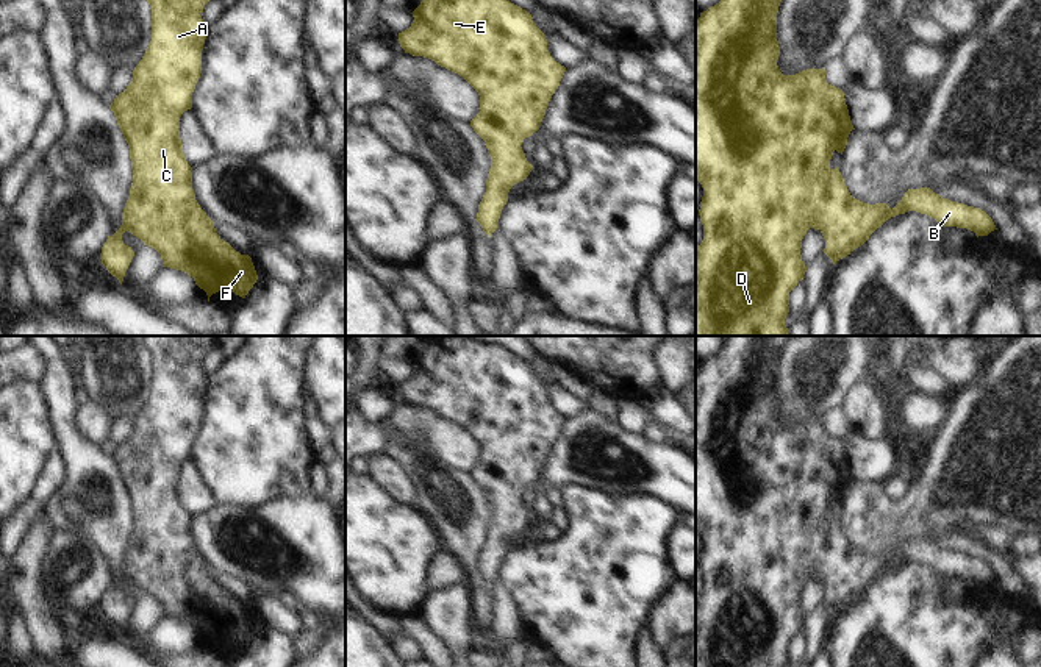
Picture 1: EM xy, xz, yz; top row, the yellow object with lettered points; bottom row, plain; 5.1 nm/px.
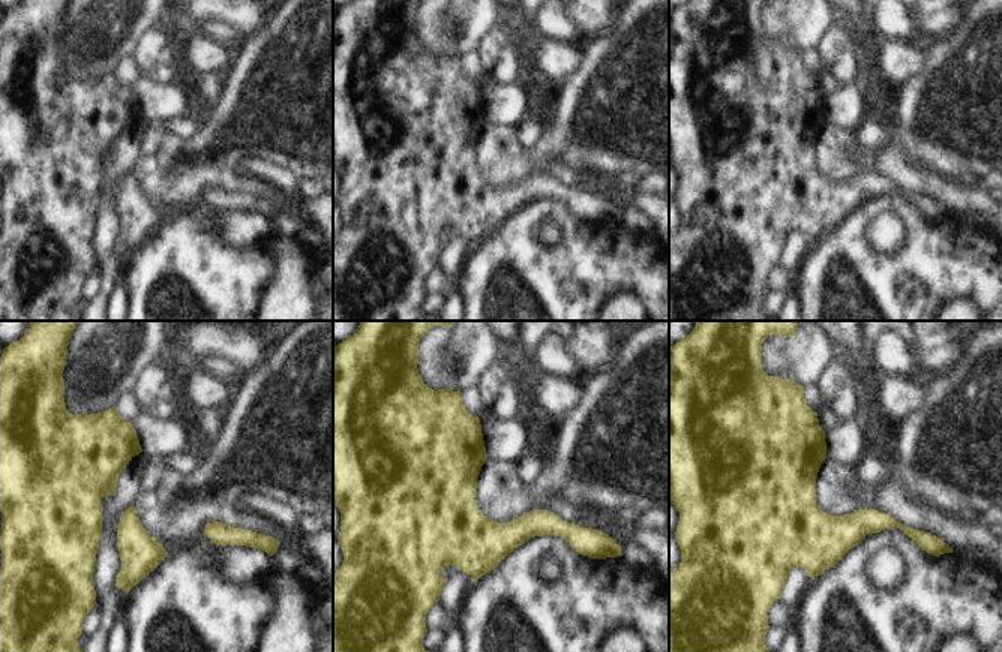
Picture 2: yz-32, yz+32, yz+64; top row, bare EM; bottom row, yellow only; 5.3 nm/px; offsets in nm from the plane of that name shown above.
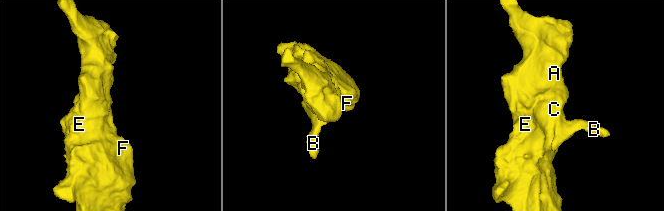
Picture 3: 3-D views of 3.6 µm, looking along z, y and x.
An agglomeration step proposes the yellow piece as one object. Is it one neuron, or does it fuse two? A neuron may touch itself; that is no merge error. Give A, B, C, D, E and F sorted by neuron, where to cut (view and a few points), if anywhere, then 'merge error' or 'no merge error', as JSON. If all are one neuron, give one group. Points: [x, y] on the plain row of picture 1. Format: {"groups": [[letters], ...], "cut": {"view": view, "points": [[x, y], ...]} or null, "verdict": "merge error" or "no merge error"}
{"groups": [["A", "B", "C", "D", "E", "F"]], "cut": null, "verdict": "no merge error"}

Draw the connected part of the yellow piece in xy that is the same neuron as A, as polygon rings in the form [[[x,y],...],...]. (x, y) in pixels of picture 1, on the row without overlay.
[[[141,336],[152,358],[152,391],[133,420],[131,433],[109,455],[128,494],[133,519],[130,545],[122,562],[122,575],[108,586],[100,609],[106,620],[122,634],[134,606],[122,584],[131,583],[155,598],[163,617],[181,620],[209,647],[231,640],[245,648],[258,630],[249,605],[241,605],[225,592],[195,550],[192,517],[188,514],[180,489],[180,467],[192,458],[192,442],[202,423],[202,400],[208,376],[202,362],[216,347],[214,336]]]

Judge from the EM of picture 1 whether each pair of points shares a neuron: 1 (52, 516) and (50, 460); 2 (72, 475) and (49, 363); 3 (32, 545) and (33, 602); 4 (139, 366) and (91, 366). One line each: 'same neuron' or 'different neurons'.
1: different neurons
2: same neuron
3: same neuron
4: same neuron

